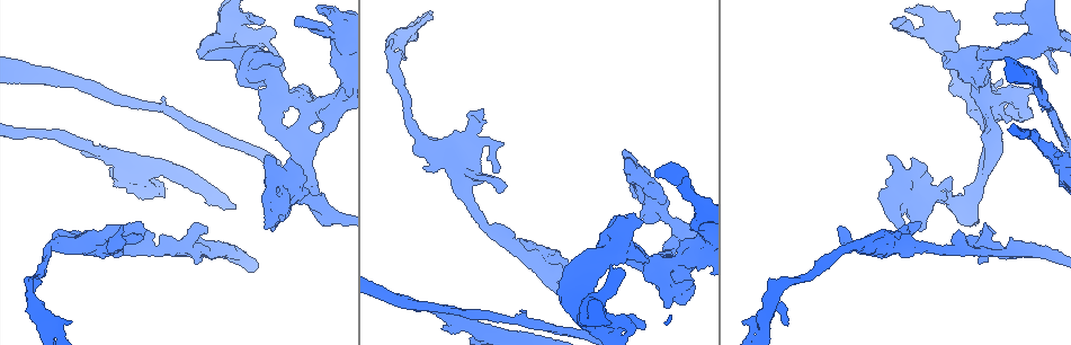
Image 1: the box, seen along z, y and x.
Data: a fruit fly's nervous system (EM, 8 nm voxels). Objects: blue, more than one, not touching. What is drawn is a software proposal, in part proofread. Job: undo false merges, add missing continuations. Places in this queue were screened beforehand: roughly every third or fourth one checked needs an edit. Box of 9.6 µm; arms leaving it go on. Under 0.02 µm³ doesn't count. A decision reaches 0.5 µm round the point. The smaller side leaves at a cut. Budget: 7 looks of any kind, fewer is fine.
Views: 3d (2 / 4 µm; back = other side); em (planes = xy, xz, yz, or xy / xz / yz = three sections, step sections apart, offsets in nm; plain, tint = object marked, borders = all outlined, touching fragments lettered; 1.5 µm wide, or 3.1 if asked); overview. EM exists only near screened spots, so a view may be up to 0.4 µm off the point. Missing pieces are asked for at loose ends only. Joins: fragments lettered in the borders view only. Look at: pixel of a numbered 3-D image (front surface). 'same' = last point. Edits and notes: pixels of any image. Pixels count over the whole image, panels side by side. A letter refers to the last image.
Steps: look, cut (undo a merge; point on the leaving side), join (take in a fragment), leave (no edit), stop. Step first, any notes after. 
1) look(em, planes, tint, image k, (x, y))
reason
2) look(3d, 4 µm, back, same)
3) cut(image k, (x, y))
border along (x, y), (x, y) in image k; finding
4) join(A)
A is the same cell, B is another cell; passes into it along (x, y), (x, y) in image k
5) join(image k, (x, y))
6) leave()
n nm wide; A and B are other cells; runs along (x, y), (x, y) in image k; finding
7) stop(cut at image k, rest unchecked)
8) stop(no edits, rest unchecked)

look(em, yz, step 4, borders, image 1, (405, 58))
thin end

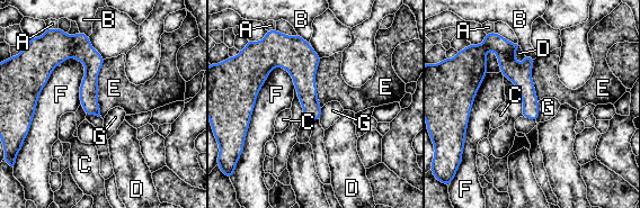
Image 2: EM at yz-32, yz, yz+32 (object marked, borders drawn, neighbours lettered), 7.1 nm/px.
look(em, planes, borders, same)
cut it another way

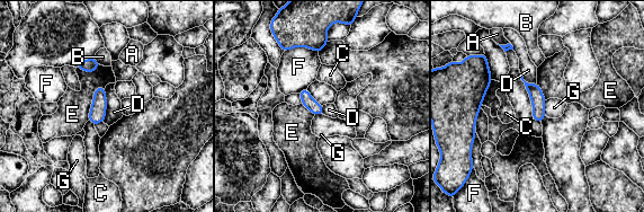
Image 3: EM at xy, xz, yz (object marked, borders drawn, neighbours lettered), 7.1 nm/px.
leave()
A, B, C, D, E, F and G are other cells; border along (105, 88), (106, 117), (103, 121) in image 3; no lettered fragment goes on from it

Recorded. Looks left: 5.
look(em, yz, step 4, tint, image 1, (183, 250))
a fork

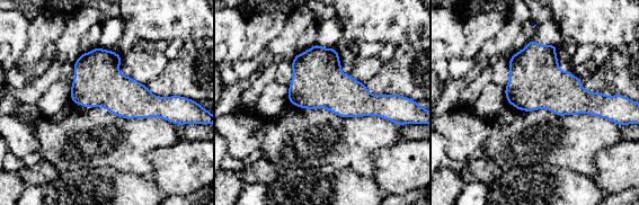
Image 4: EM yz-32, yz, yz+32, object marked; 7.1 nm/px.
look(em, planes, borders, same)

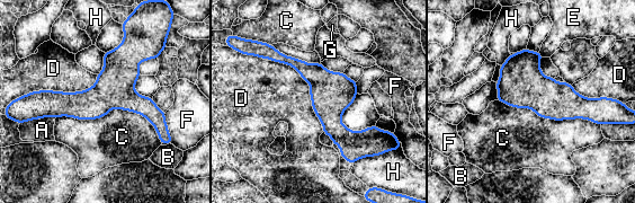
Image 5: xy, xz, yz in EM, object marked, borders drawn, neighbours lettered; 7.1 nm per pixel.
leave()
150 nm wide; A, B, C, D, E, F, G and H are other cells; border along (55, 117), (127, 109), (161, 143) in image 5; all the same neuron

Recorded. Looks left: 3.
look(em, planes, borders, image 1, (638, 325))
branch stops here

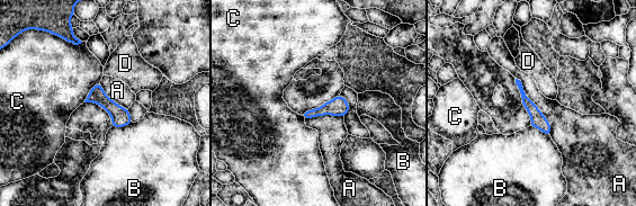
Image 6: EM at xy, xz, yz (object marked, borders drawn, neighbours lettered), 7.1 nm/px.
leave()
A, B, C and D are other cells; no lettered fragment goes on from it

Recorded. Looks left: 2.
stop(no edits, rest unchecked)

